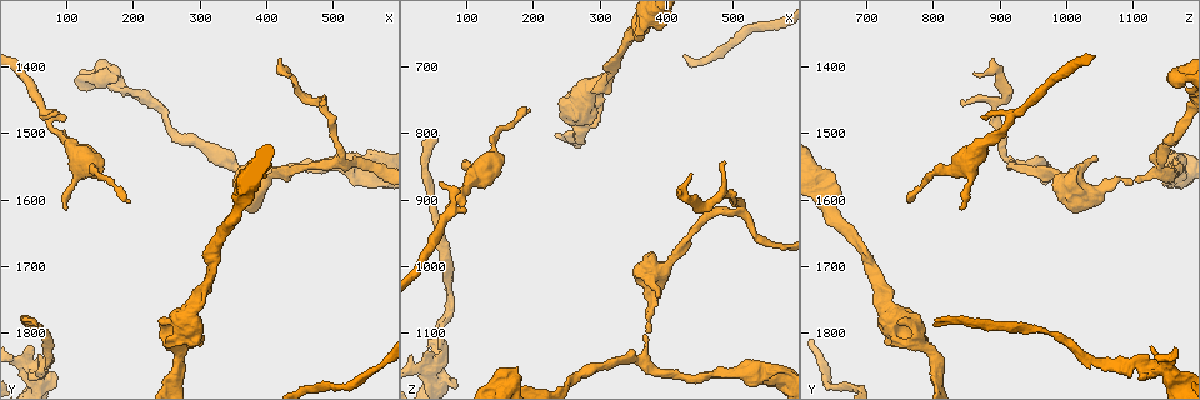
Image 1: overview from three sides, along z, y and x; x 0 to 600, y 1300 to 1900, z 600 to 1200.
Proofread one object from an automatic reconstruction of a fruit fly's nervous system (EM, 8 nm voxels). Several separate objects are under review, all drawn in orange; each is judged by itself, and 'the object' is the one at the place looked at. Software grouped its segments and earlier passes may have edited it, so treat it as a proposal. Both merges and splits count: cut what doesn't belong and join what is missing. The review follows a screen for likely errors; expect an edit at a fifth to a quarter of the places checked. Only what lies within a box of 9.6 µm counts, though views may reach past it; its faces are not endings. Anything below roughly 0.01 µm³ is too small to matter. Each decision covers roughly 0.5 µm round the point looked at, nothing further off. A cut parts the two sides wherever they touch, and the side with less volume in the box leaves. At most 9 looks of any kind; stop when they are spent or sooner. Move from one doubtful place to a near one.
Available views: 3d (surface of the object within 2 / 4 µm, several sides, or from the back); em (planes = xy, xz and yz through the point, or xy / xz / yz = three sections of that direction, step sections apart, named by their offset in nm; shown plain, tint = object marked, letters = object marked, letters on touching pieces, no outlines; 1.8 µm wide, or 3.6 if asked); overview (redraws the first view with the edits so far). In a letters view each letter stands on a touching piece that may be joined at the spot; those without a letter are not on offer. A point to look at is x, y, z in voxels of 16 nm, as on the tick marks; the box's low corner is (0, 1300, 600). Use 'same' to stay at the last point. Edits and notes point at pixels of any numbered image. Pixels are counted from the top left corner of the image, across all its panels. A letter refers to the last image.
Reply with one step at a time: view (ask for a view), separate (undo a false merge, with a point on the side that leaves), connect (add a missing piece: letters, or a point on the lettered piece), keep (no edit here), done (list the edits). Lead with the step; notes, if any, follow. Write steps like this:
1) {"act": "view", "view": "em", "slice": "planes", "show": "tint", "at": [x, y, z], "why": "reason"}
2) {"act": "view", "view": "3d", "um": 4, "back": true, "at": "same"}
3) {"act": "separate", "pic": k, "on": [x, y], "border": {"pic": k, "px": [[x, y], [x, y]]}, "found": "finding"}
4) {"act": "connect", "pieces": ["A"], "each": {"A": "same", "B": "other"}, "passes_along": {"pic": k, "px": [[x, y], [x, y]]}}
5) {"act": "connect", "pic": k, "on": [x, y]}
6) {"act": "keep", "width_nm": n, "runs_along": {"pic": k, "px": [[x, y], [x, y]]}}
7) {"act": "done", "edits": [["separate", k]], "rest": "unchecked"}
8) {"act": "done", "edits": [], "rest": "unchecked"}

{"act": "view", "view": "em", "slice": "xz", "step": 16, "show": "letters", "at": [500, 1545, 920]}

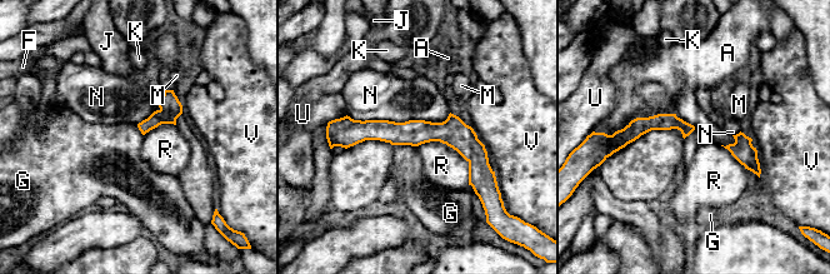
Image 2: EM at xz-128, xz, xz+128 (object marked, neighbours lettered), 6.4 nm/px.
{"act": "keep", "each": {"A": "other", "F": "other", "G": "other", "J": "other", "K": "other", "M": "other", "N": "other", "R": "other", "U": "other", "V": "other"}, "runs_along": {"pic": 2, "px": [[343, 129], [450, 131], [485, 167]]}, "found": "continuous, no second cell"}

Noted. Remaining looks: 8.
{"act": "view", "view": "em", "um": 3.6, "slice": "planes", "show": "letters", "at": [60, 1840, 1100], "why": "thick turns thin"}

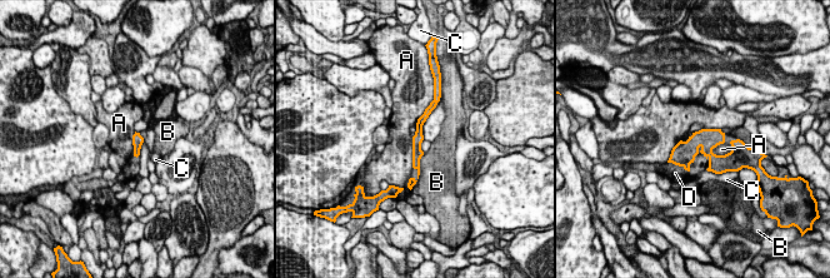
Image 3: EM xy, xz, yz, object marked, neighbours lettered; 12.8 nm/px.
{"act": "connect", "pieces": ["D"], "width_nm": 140, "longest_contact_nm": ["B", 400], "each": {"A": "other", "B": "other", "C": "other", "D": "same"}, "found": "it goes on there"}

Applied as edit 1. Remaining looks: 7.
{"act": "view", "view": "overview", "why": "see it whole again"}

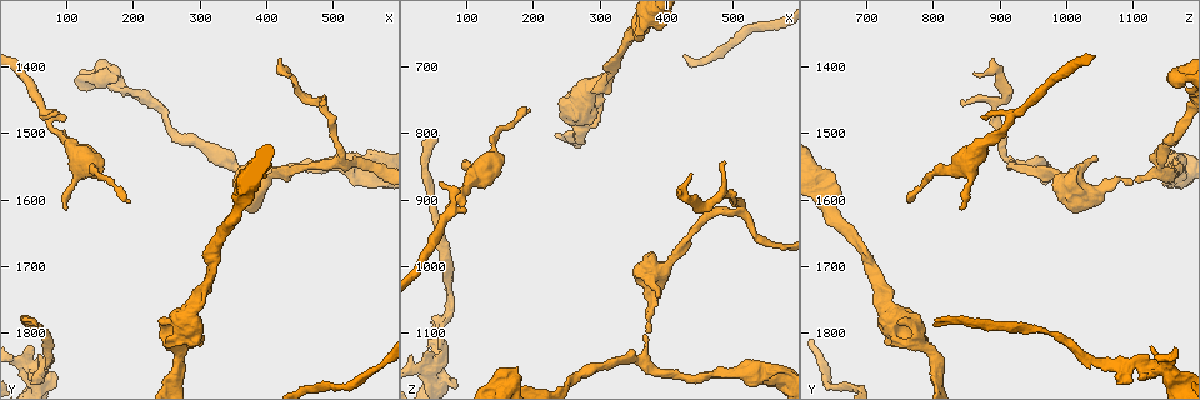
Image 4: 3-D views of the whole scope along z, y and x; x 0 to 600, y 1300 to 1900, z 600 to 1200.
{"act": "view", "view": "3d", "um": 2, "at": [60, 1475, 875], "why": "thin end"}

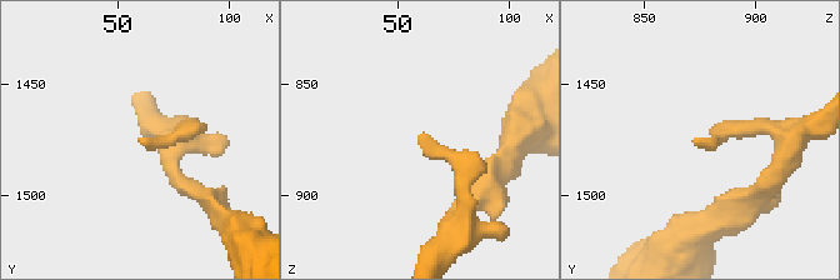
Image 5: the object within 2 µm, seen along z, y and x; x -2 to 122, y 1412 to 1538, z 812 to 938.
{"act": "view", "view": "em", "slice": "planes", "show": "letters", "at": [62, 1476, 871]}

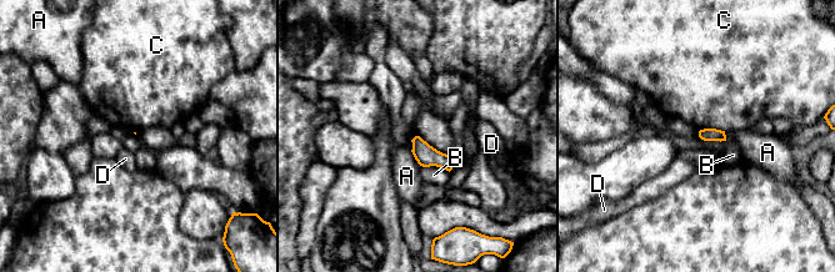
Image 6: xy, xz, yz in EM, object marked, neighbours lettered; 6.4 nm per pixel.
{"act": "keep", "each": {"A": "other", "B": "other", "C": "other", "D": "other"}, "border": {"pic": 6, "px": [[699, 130], [720, 129], [725, 131]]}, "found": "no lettered piece goes on from it"}

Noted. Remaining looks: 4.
{"act": "view", "view": "3d", "um": 4, "back": true, "at": [290, 1820, 735], "why": "free end"}

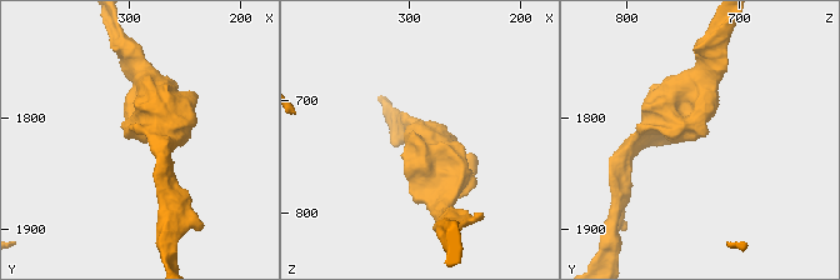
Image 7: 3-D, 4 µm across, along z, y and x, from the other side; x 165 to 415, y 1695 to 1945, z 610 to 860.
{"act": "view", "view": "em", "slice": "xz", "step": 8, "show": "letters", "at": [290, 1820, 732], "why": "now the EM"}

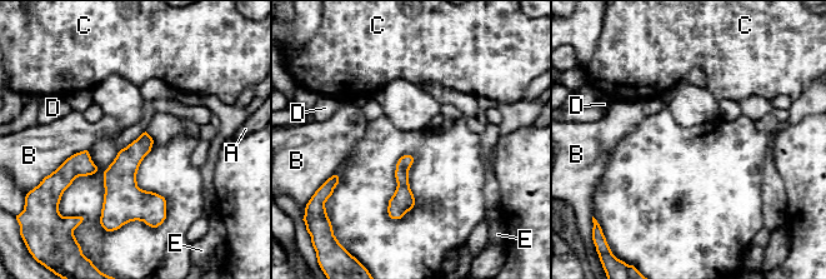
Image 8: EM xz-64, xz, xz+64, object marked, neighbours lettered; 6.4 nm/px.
{"act": "view", "view": "em", "slice": "planes", "show": "letters", "at": "same", "why": "cut it another way"}

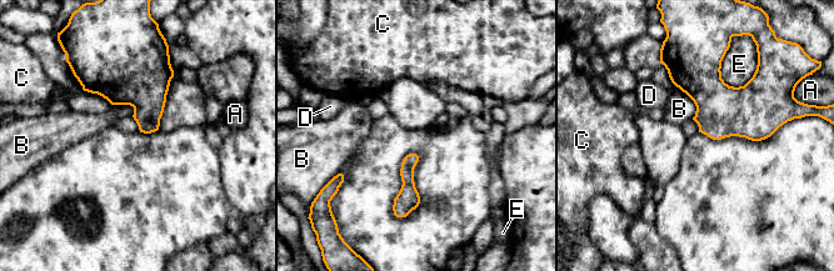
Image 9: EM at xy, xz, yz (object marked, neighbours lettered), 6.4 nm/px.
{"act": "keep", "each": {"A": "other", "B": "other", "C": "other", "D": "other", "E": "other"}, "border": {"pic": 9, "px": [[660, 63], [693, 101], [693, 119]]}, "found": "no lettered piece goes on from it"}

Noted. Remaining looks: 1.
{"act": "done", "edits": [["connect", 3]], "rest": "unchecked"}

